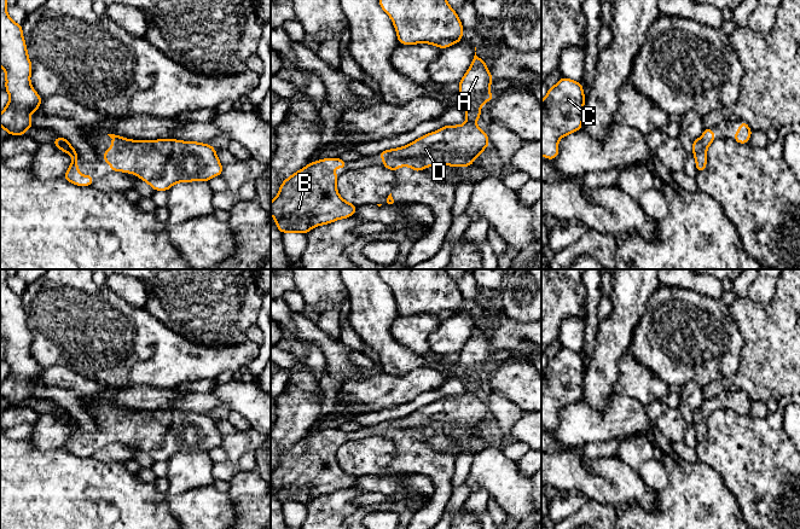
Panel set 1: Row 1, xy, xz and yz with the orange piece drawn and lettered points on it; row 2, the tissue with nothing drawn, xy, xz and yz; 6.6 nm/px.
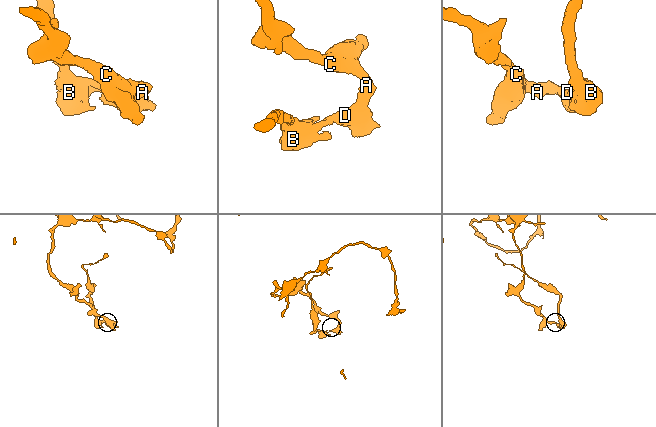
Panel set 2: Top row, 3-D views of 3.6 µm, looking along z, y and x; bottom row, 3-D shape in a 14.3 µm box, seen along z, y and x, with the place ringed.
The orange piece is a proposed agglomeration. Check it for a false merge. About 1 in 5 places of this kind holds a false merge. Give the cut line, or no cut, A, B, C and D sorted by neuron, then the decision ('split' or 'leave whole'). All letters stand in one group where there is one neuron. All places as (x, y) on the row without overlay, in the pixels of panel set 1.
no cut; A B C D; leave whole

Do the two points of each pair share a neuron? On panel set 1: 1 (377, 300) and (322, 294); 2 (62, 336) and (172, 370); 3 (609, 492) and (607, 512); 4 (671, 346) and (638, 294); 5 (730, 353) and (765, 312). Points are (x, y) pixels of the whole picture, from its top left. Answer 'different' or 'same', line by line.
1: different
2: same
3: different
4: different
5: different

